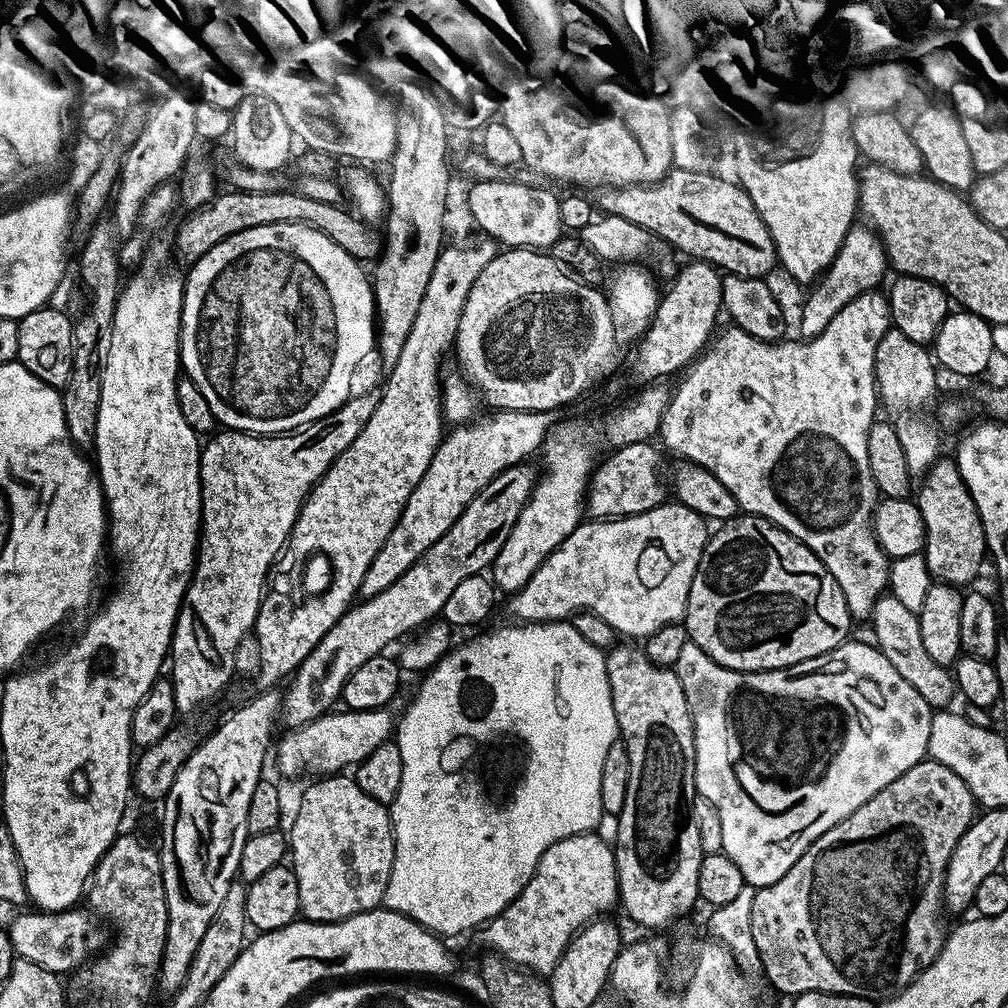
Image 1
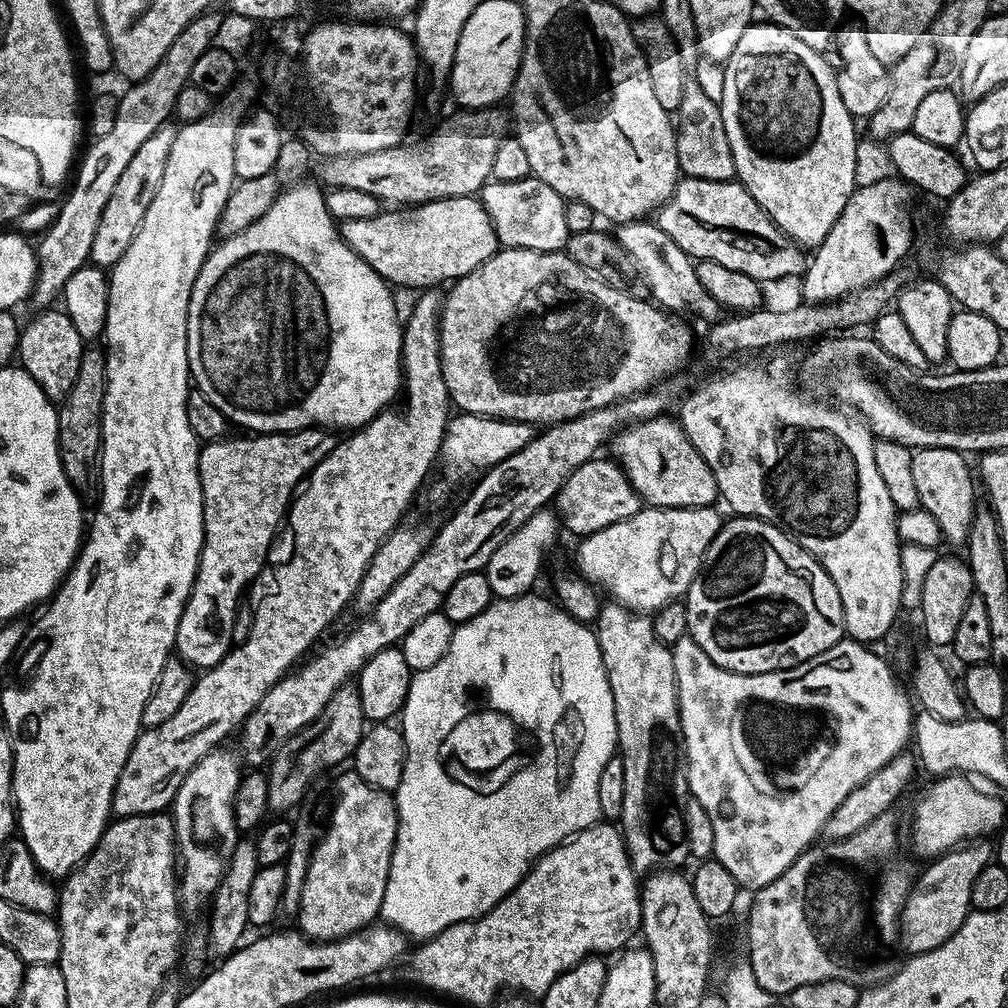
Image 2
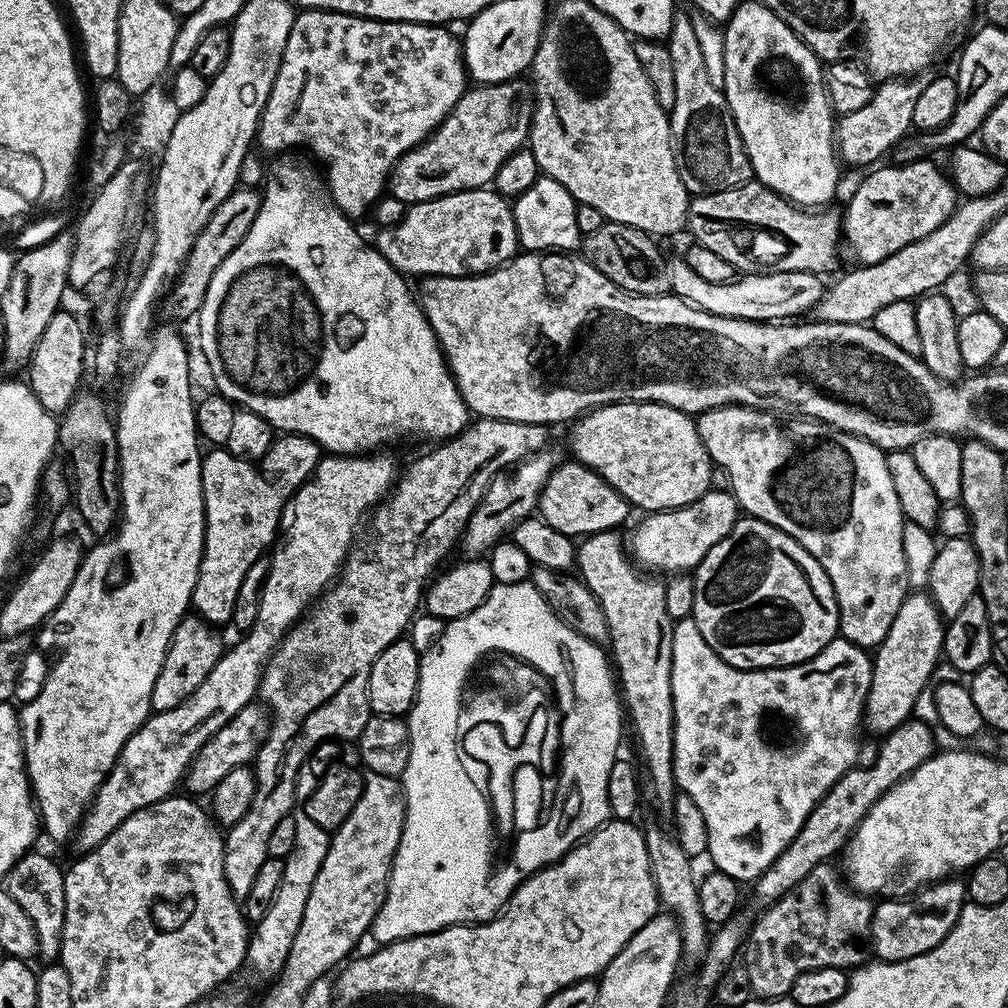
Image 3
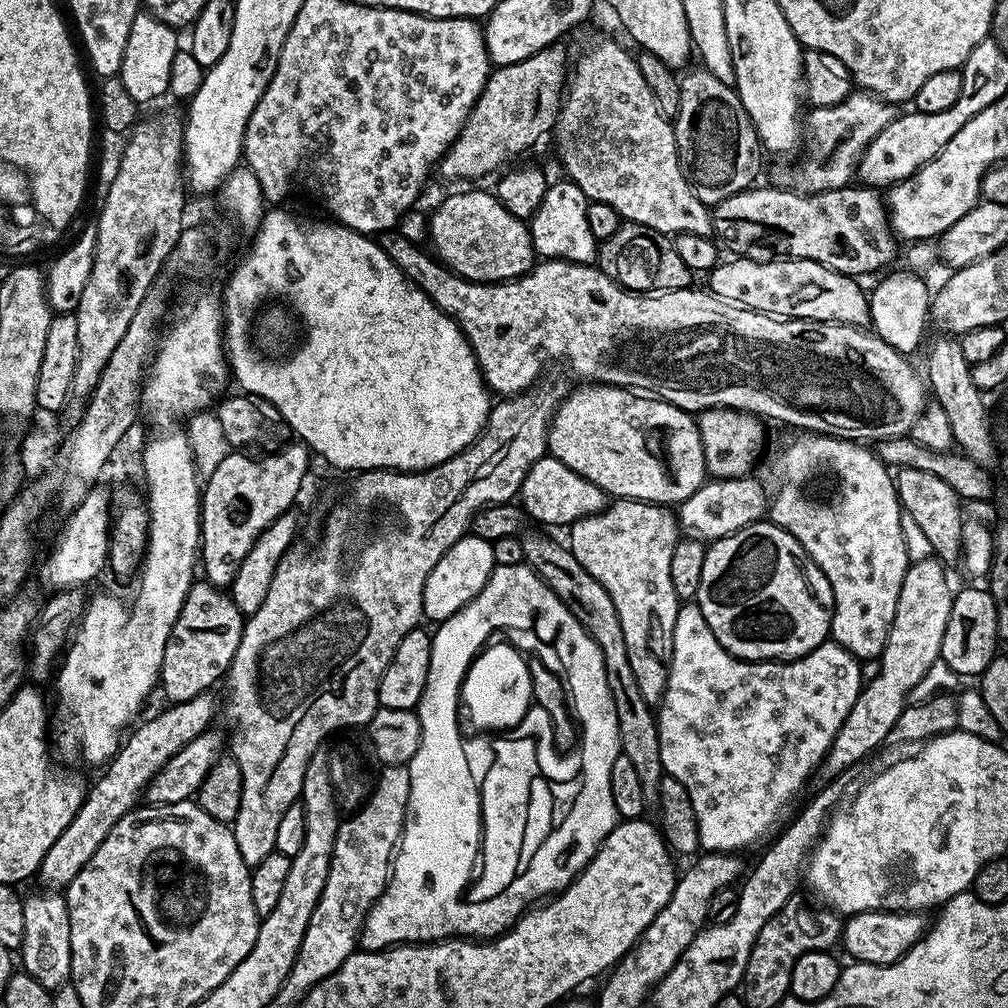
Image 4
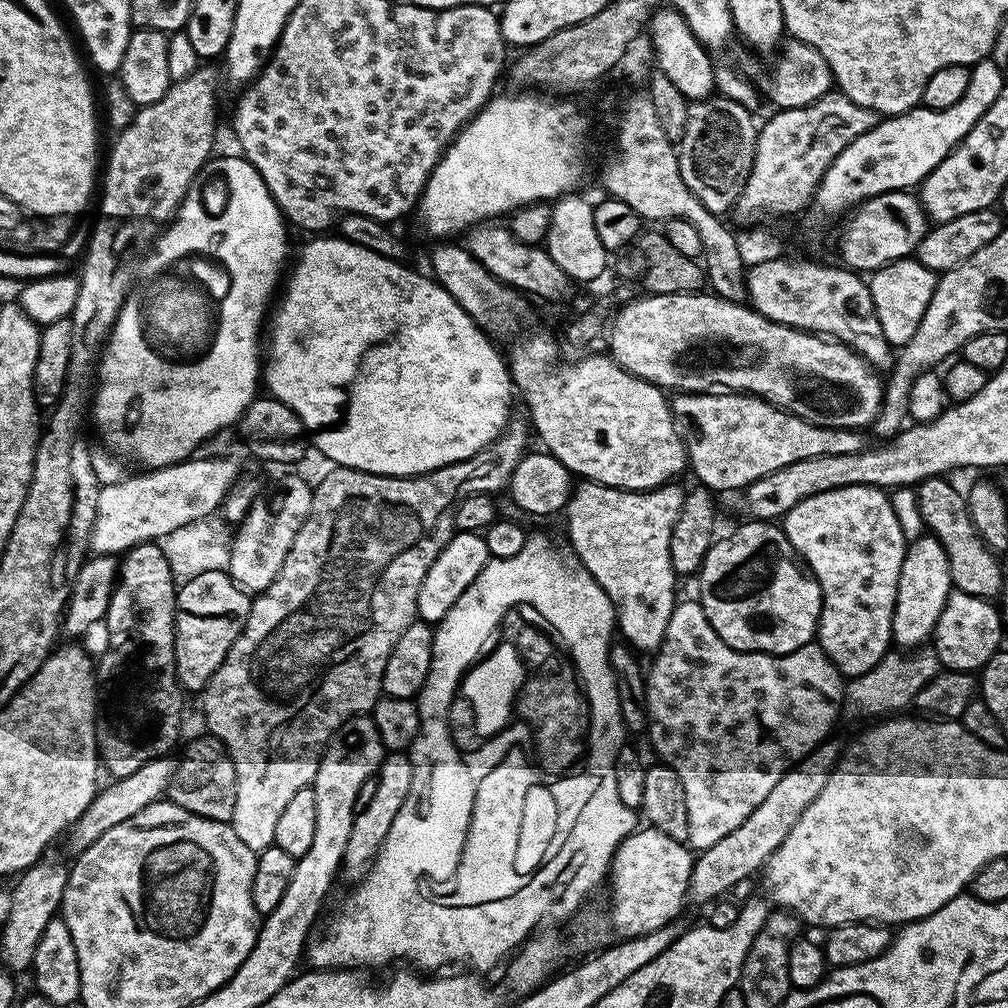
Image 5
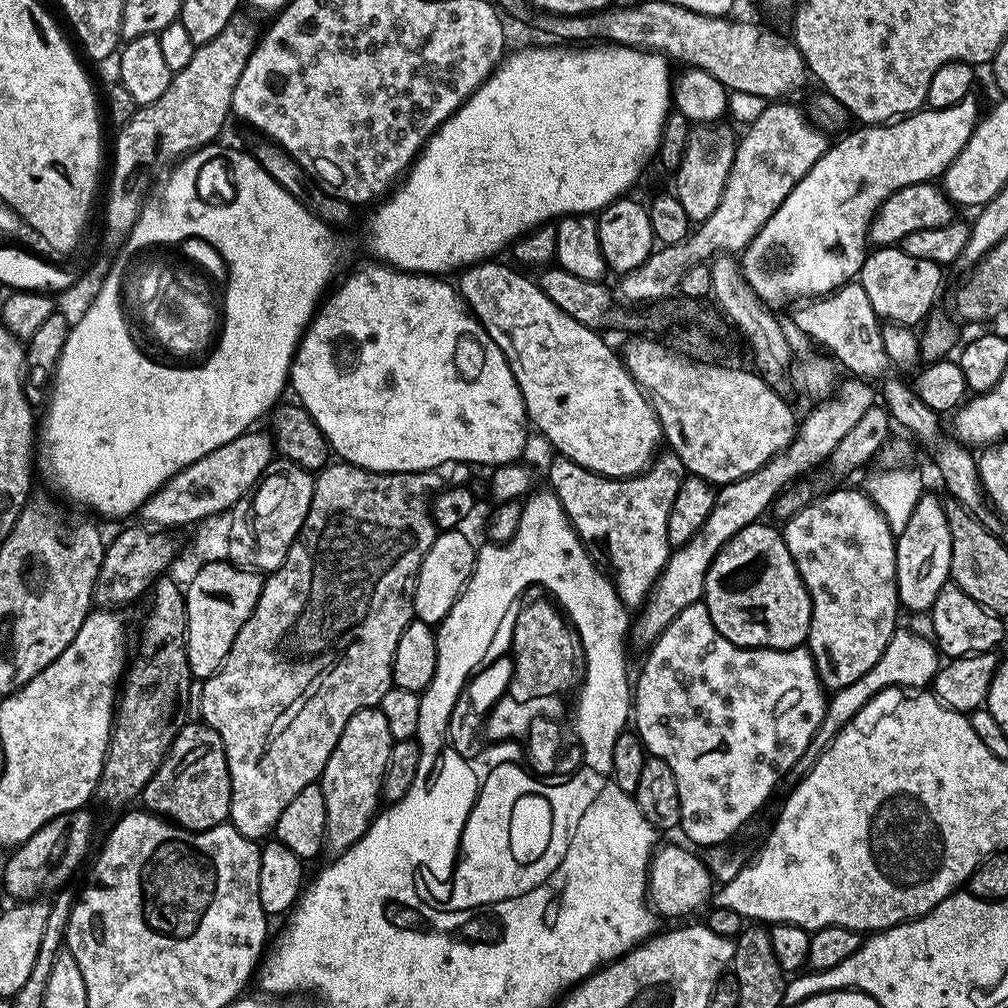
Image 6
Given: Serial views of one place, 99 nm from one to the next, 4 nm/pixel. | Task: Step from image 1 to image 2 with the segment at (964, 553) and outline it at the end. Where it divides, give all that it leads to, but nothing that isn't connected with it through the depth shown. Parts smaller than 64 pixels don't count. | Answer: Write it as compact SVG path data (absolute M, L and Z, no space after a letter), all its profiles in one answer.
M917 448L912 453L914 483L918 489L920 508L933 515L945 541L960 546L968 543L970 522L976 516L978 507L978 484L973 469L972 472L968 469L968 460L965 453L953 448Z

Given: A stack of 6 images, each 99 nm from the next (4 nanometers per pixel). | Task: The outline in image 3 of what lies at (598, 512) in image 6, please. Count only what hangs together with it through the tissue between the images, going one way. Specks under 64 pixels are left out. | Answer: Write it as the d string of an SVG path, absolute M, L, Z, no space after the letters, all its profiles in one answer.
M613 530L583 537L576 550L576 568L579 578L593 592L594 598L601 604L602 614L605 615L606 626L609 628L610 647L612 646L610 660L615 668L614 676L622 693L622 704L626 709L627 719L628 716L632 719L632 732L636 735L637 746L640 747L639 763L642 765L643 775L648 775L646 788L652 791L654 799L661 800L664 806L668 806L671 805L672 797L678 791L674 778L674 710L672 709L672 625L674 621L666 610L665 581L652 574L639 576L636 573L637 565L630 559L625 541L624 544L620 541L620 534L619 531Z

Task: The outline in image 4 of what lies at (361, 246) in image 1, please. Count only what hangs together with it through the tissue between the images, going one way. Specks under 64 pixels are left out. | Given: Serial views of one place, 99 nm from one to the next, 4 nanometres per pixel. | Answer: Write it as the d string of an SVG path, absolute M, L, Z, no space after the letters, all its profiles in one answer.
M491 191L456 192L446 197L427 221L426 236L432 239L431 251L436 259L465 280L499 284L525 276L538 263L531 227L514 218Z

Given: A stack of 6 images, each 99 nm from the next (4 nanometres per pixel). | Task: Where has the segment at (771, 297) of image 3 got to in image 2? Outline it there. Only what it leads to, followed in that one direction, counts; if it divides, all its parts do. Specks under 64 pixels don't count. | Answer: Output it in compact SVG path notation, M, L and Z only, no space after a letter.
M643 220L622 224L615 229L614 235L635 261L645 282L647 280L654 296L652 297L653 301L659 307L675 312L674 310L679 306L684 306L696 315L708 320L707 322L721 319L722 307L716 299L710 298L710 294L707 294L702 284L698 282L692 258L654 222Z

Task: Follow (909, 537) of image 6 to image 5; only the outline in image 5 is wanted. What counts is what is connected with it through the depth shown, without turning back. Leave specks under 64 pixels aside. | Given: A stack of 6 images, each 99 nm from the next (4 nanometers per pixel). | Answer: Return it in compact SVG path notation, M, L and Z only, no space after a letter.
M921 534L905 547L904 561L902 562L902 574L898 578L898 594L896 605L892 615L892 639L901 649L916 650L921 647L924 639L931 637L936 631L936 623L946 606L946 598L953 592L952 575L948 569L946 550L937 542L931 534Z

